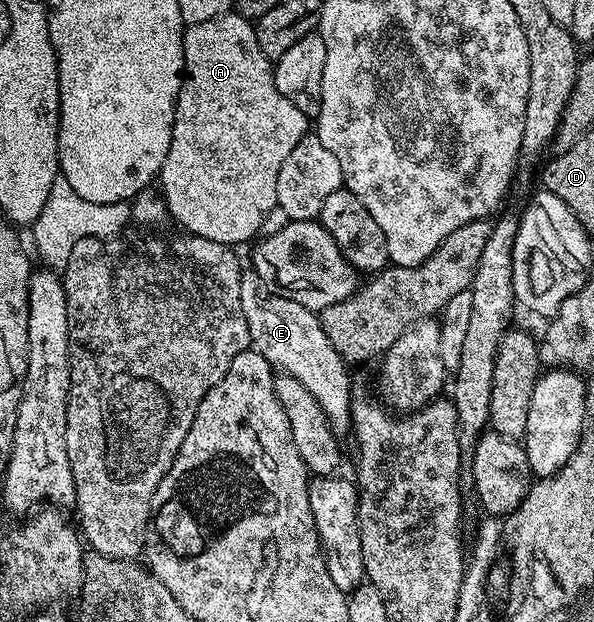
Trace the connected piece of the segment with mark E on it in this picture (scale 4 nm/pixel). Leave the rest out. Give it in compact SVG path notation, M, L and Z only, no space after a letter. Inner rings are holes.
M245 271L241 275L241 298L243 315L247 319L249 344L263 359L267 359L274 370L291 375L315 395L323 415L331 423L334 433L348 434L353 424L353 391L349 385L350 366L335 351L327 331L323 331L320 316L314 310L295 303L295 299L274 291L255 272Z

